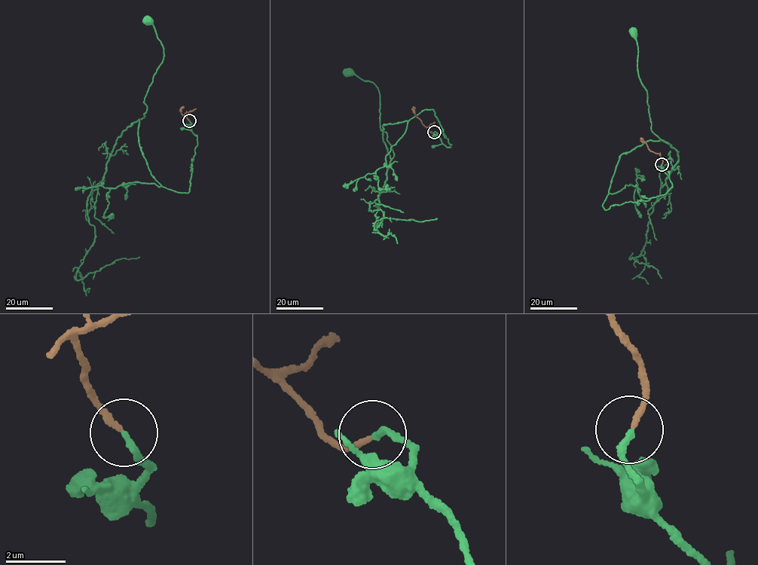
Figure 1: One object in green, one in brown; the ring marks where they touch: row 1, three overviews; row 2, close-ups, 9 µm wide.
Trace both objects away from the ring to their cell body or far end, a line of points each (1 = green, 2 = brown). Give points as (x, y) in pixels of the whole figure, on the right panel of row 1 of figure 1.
1: (661, 164), (665, 193), (602, 206), (621, 154), (650, 140), (678, 152), (643, 249), (629, 258), (661, 277)
2: (661, 164), (660, 155), (648, 148), (640, 138)

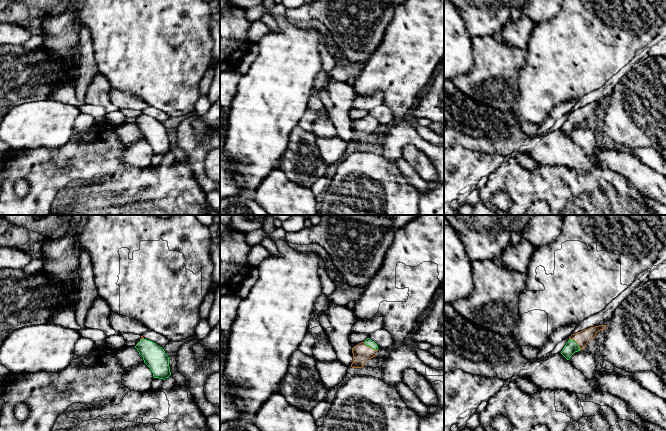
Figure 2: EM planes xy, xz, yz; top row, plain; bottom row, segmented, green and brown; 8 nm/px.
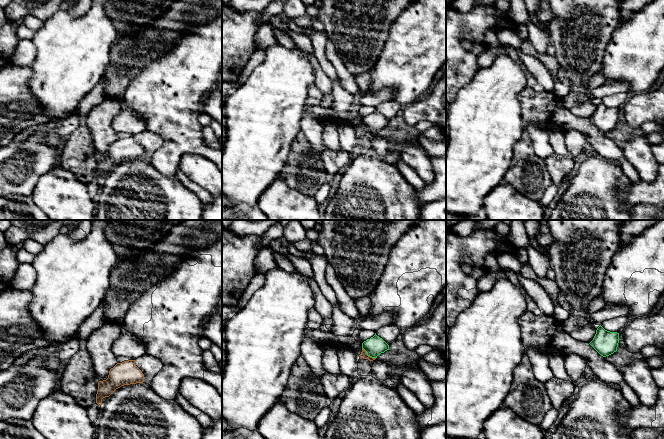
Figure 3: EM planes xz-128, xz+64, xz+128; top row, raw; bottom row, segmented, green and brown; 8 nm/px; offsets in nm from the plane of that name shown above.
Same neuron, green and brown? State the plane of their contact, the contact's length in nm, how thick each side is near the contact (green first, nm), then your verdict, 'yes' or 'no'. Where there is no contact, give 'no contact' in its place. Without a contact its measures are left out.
xz | 140 nm | 60/140 nm | yes

